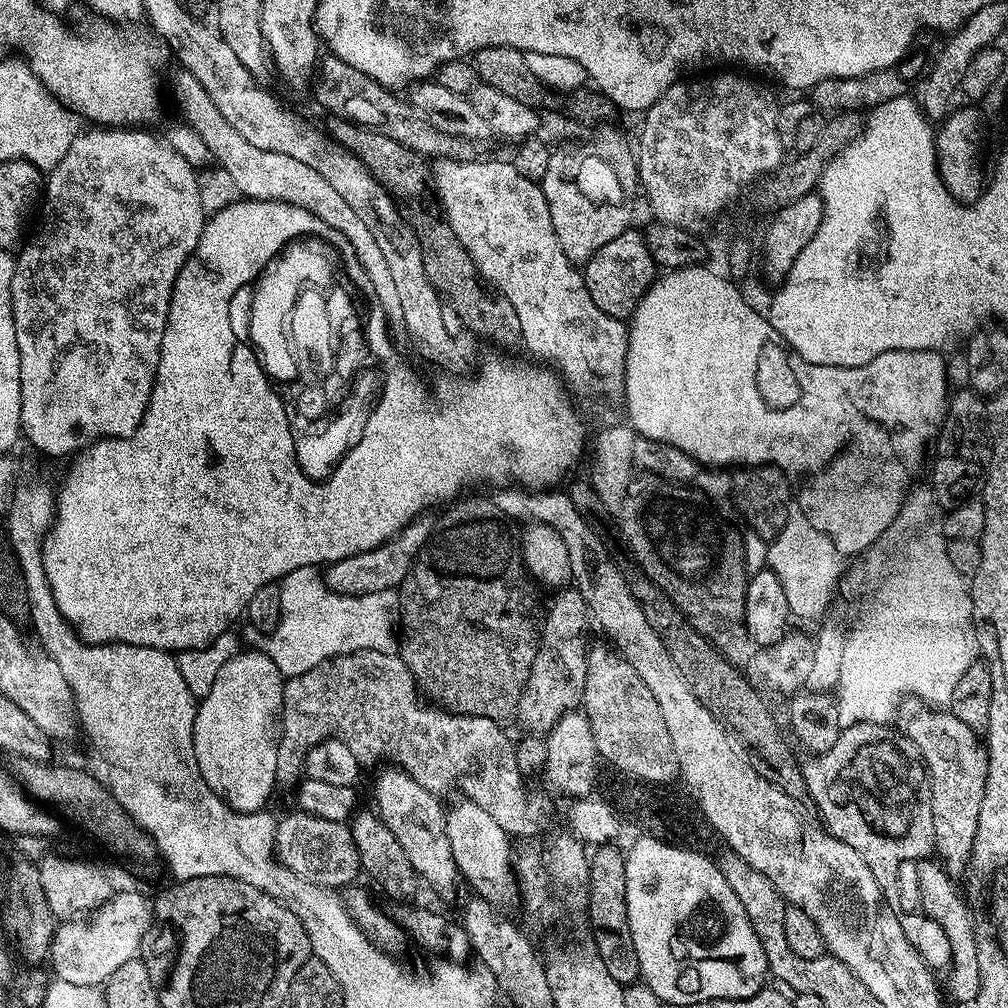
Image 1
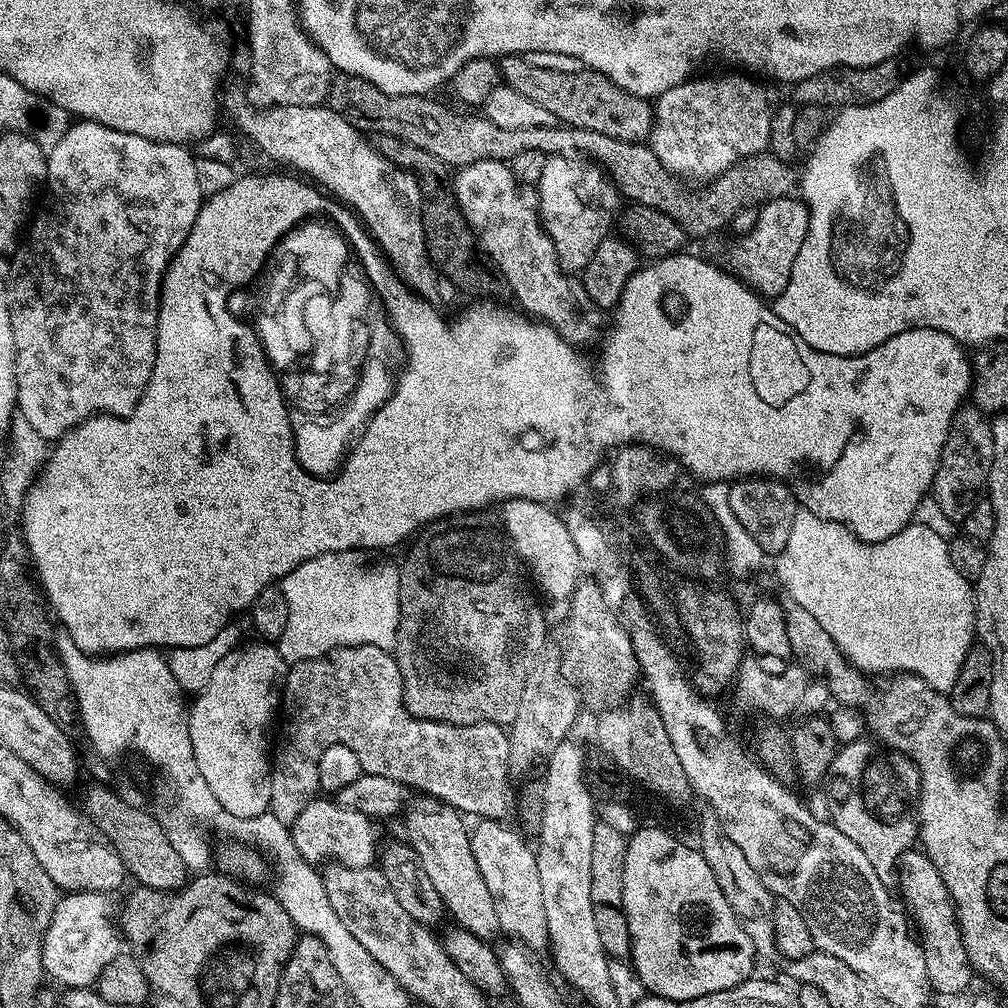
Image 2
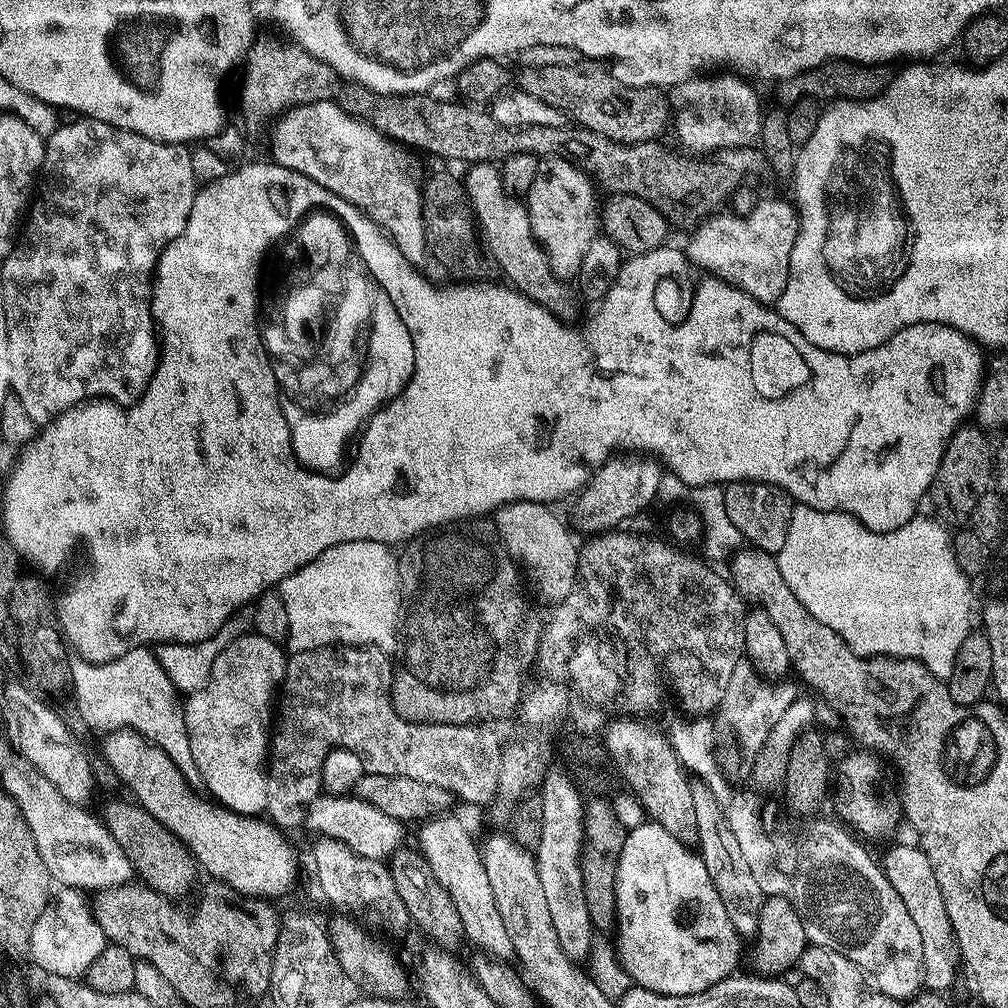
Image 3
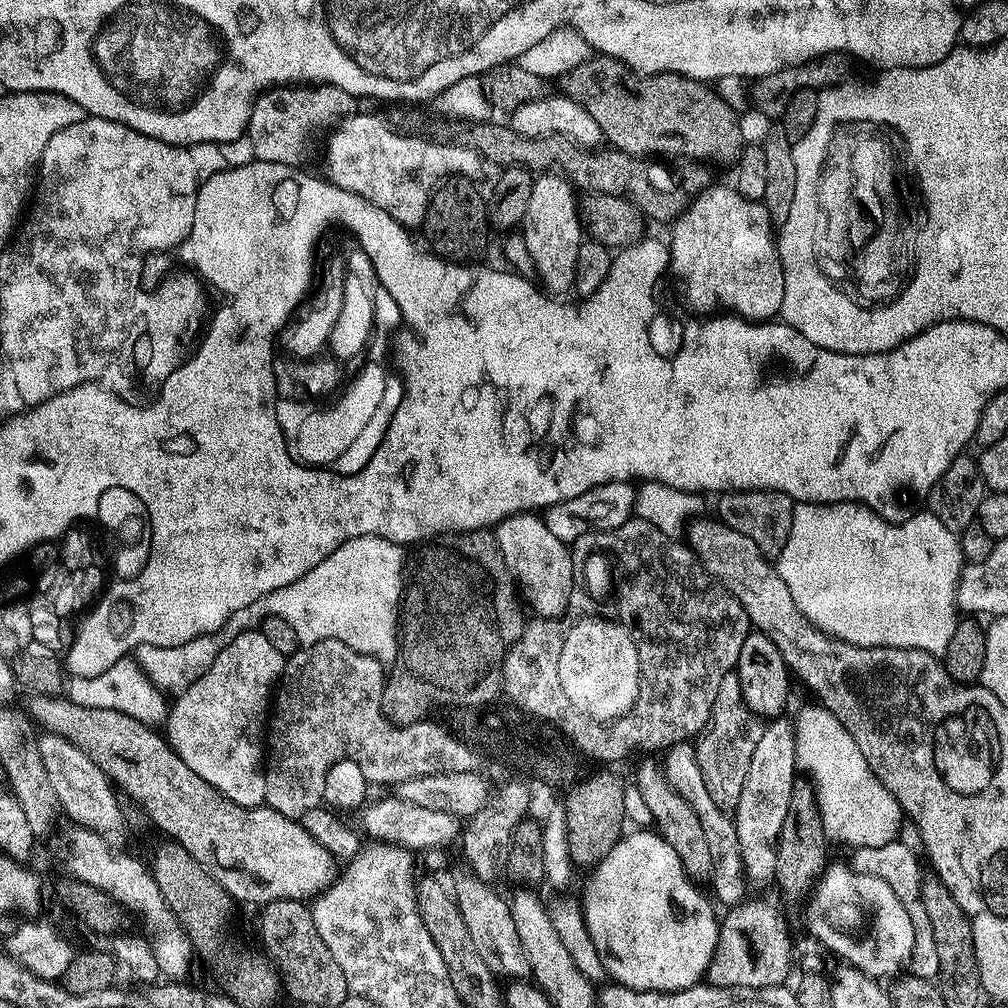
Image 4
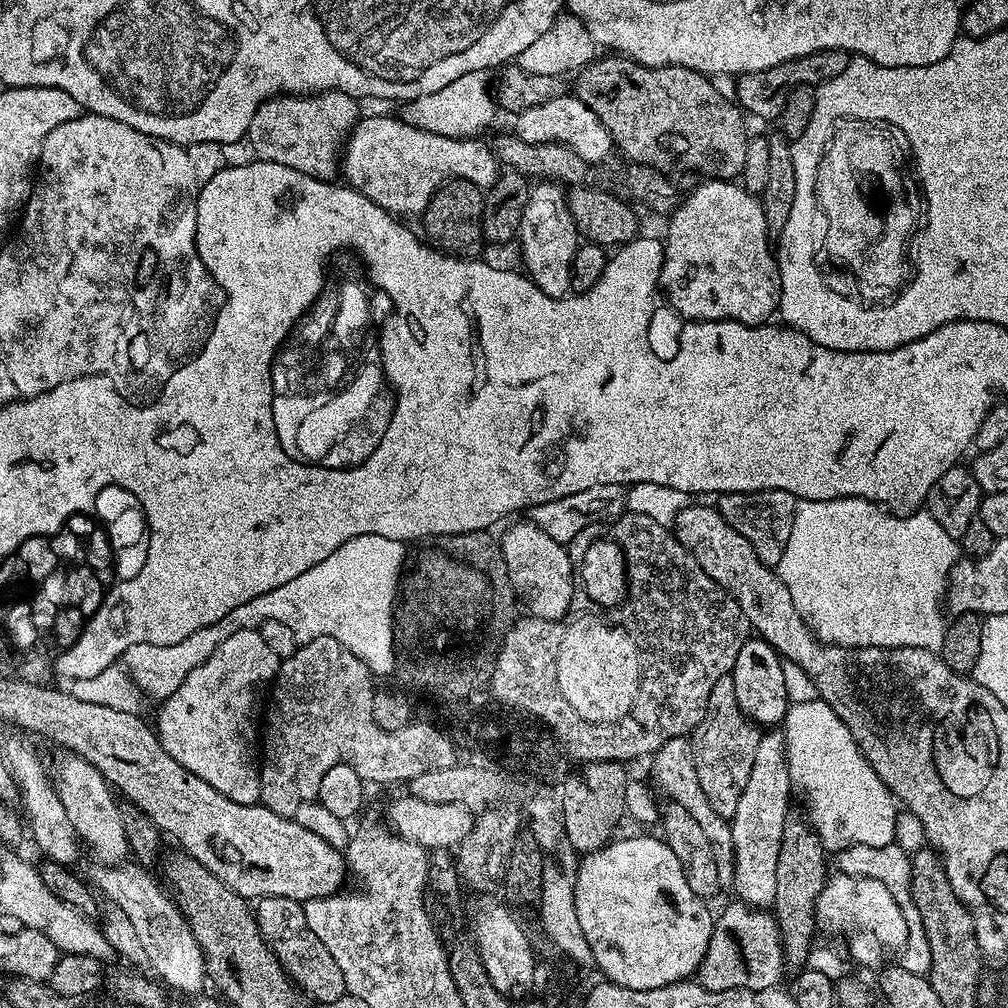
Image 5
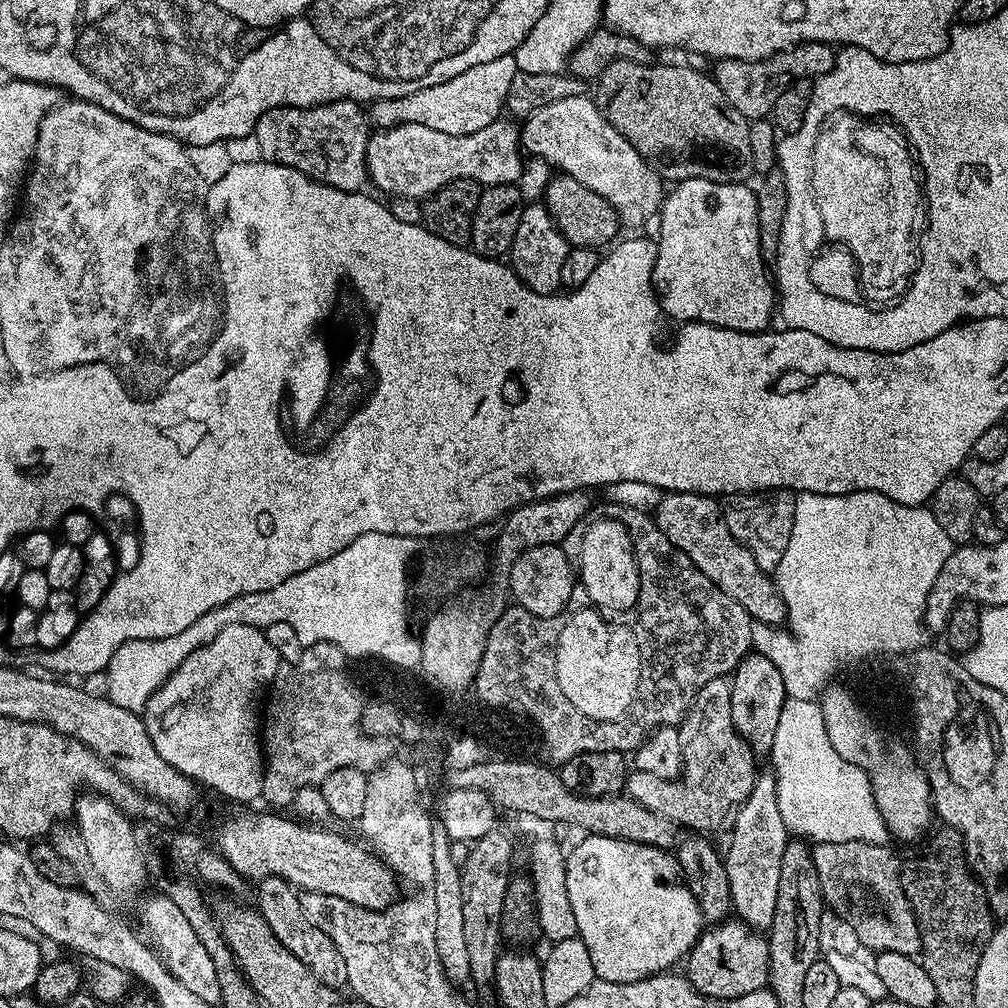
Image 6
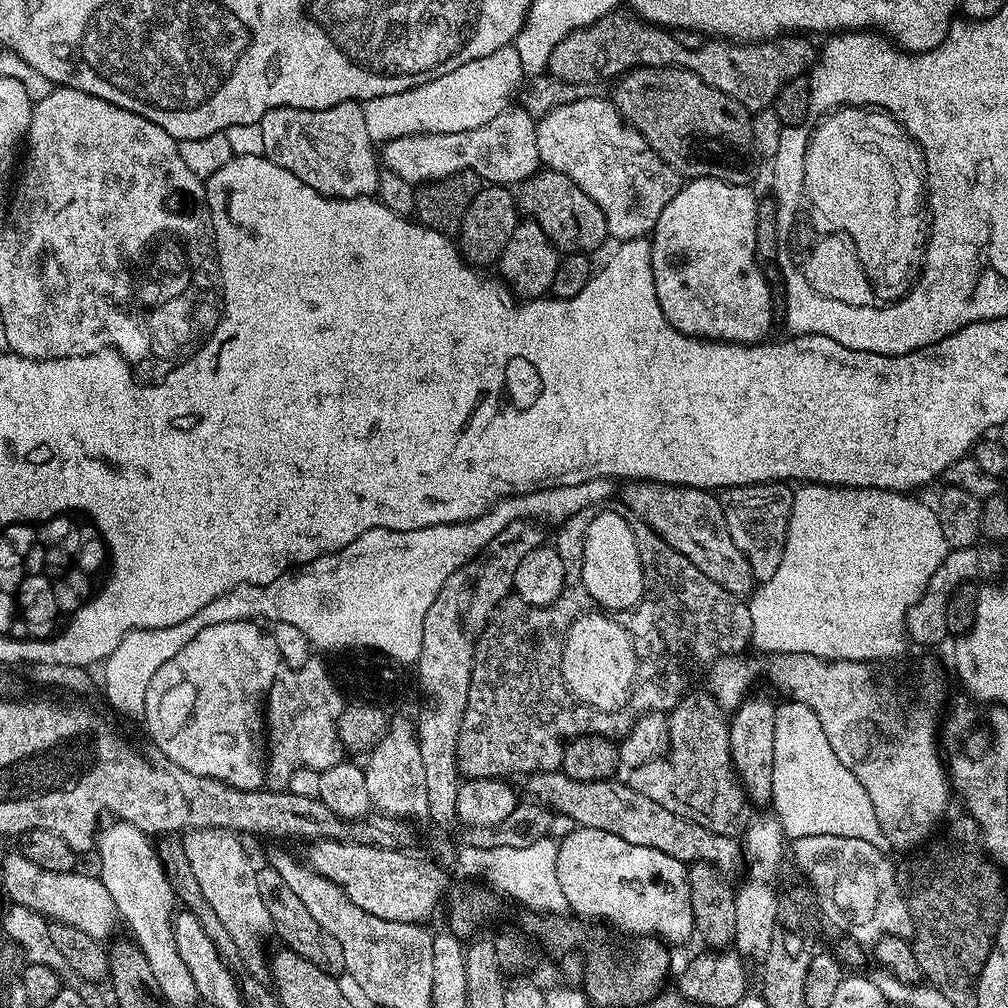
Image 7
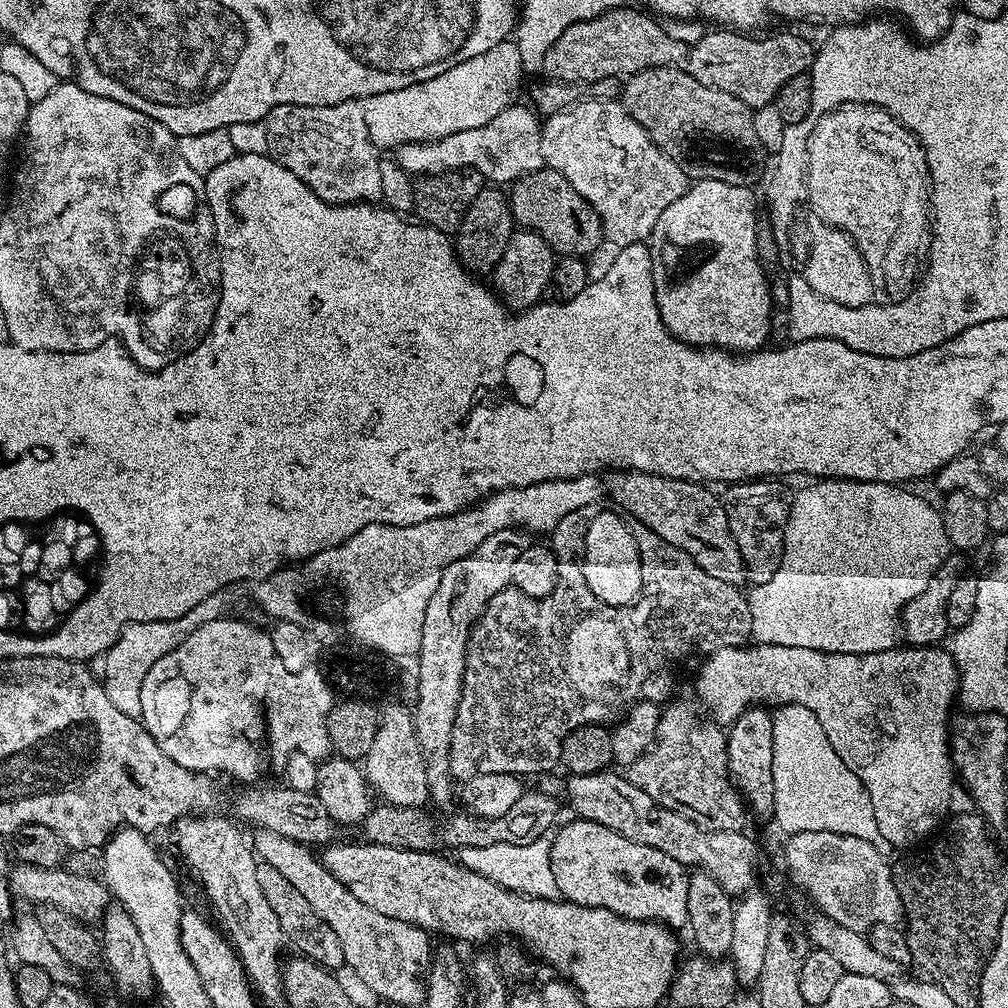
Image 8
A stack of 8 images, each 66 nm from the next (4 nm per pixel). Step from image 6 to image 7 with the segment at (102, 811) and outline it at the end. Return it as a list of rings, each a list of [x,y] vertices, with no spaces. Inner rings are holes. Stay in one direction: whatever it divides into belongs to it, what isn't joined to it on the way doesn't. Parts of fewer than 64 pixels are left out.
[[[111,819],[97,829],[94,846],[100,862],[98,878],[106,886],[110,898],[114,900],[116,913],[128,924],[137,944],[157,979],[160,995],[169,1004],[182,1004],[194,1000],[196,987],[190,972],[186,969],[174,942],[171,917],[176,899],[170,890],[169,880],[162,870],[155,845],[149,835],[131,826],[125,820]]]

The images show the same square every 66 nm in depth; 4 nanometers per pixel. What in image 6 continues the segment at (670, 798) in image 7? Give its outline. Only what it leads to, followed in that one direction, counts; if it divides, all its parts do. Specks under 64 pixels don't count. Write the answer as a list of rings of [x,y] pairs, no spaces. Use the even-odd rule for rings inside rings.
[[[723,676],[706,682],[706,686],[702,686],[702,690],[698,690],[696,701],[692,703],[692,708],[678,725],[682,738],[682,754],[684,755],[684,770],[680,773],[680,779],[659,780],[645,772],[632,770],[628,774],[627,795],[631,796],[633,800],[637,800],[642,806],[646,806],[662,816],[667,816],[677,825],[685,824],[688,830],[695,830],[700,834],[731,833],[738,820],[738,814],[742,811],[742,806],[746,804],[751,791],[754,790],[758,775],[757,757],[752,755],[750,746],[738,735],[732,721],[730,714],[731,693],[732,685]]]

